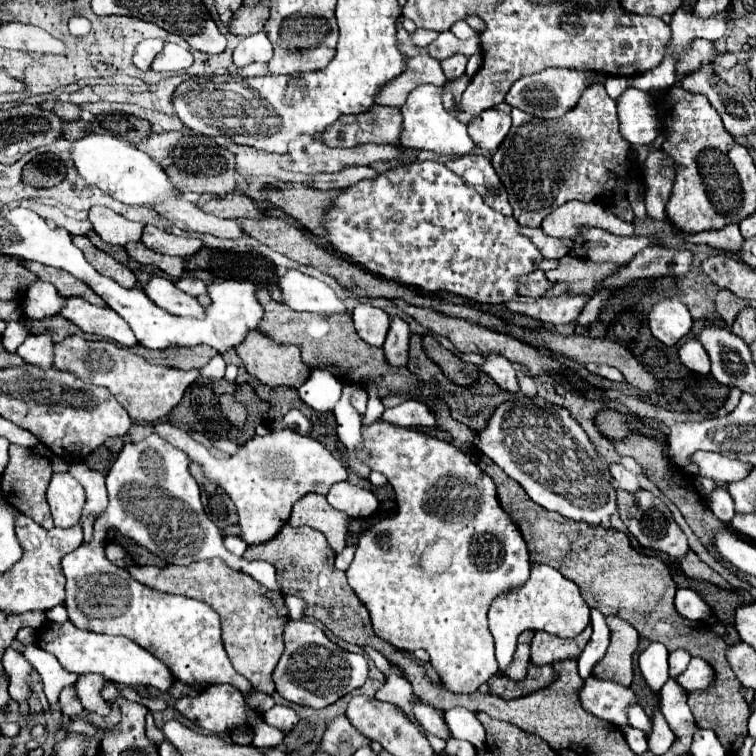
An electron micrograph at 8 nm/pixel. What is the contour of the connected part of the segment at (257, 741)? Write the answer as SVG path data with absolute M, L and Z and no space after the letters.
M257 718L257 720L253 722L253 734L255 734L253 746L259 748L259 750L275 748L275 746L281 744L283 738L285 738L285 734L283 734L281 730L277 730L277 728L269 726L269 724L263 724L261 718Z

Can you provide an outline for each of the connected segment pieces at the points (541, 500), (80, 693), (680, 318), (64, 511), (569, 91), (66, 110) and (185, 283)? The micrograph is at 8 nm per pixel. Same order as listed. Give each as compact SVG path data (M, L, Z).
M525 398L521 402L505 402L495 410L487 428L481 434L477 434L473 442L499 468L503 468L507 476L519 482L533 502L537 502L539 506L547 510L555 510L569 520L587 522L591 526L607 526L611 514L617 512L615 488L613 488L613 478L609 474L609 466L597 454L587 434L583 432L583 428L569 416L565 408L549 404L543 398Z
M81 674L73 688L77 690L77 698L81 700L87 712L97 712L101 716L109 714L109 702L101 696L101 690L111 684L107 678L99 678L99 674Z
M661 298L647 314L649 328L657 340L667 346L677 344L691 330L691 314L677 298Z
M53 472L47 488L47 502L51 506L55 526L69 528L77 524L85 504L83 486L69 472Z
M547 68L547 70L539 72L539 74L531 74L531 76L525 76L525 78L517 80L509 88L505 102L519 108L519 110L523 110L523 112L527 112L527 114L531 114L531 116L537 116L537 118L559 118L569 108L575 106L581 92L587 88L585 78L587 78L587 74L579 72L579 70Z
M59 102L53 106L53 112L63 118L65 122L73 122L73 120L79 120L81 118L81 106L77 104L71 104L71 102Z
M179 278L175 282L175 286L183 292L187 292L189 296L199 296L199 294L205 294L207 288L205 288L205 282L197 280L197 278Z

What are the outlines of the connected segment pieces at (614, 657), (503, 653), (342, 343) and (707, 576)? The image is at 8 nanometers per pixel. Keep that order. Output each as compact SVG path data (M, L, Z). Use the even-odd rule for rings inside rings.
M607 616L607 626L611 630L611 644L603 660L593 668L593 676L603 680L613 680L623 686L631 686L633 678L631 662L637 650L639 634L633 630L629 622L617 616Z
M533 564L531 576L519 590L501 594L493 600L489 610L489 630L495 638L495 654L499 662L499 672L503 674L511 664L515 654L517 636L525 630L545 630L559 638L575 638L589 624L589 606L581 598L579 586L553 570L551 566Z
M265 288L257 290L257 300L265 310L261 324L259 324L259 332L267 334L269 338L275 338L275 342L279 342L279 344L299 346L303 364L307 364L309 370L325 368L331 374L335 374L341 382L349 382L349 384L357 384L357 386L375 384L379 398L385 398L389 394L407 394L407 396L417 394L417 390L421 386L419 378L415 378L405 366L399 370L389 366L389 362L383 354L383 348L373 348L357 336L349 314L335 314L335 316L323 318L319 314L295 312L289 306L275 302Z
M689 550L689 554L685 558L679 560L683 572L689 576L689 578L695 578L695 580L705 580L705 582L711 582L723 590L731 590L731 586L713 570L709 568L693 550Z

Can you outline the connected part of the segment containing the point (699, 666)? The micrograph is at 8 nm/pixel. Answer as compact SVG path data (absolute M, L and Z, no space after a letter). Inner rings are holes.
M691 658L689 668L675 678L687 692L703 692L707 690L713 680L715 680L715 672L711 670L709 662L703 662L701 658Z

